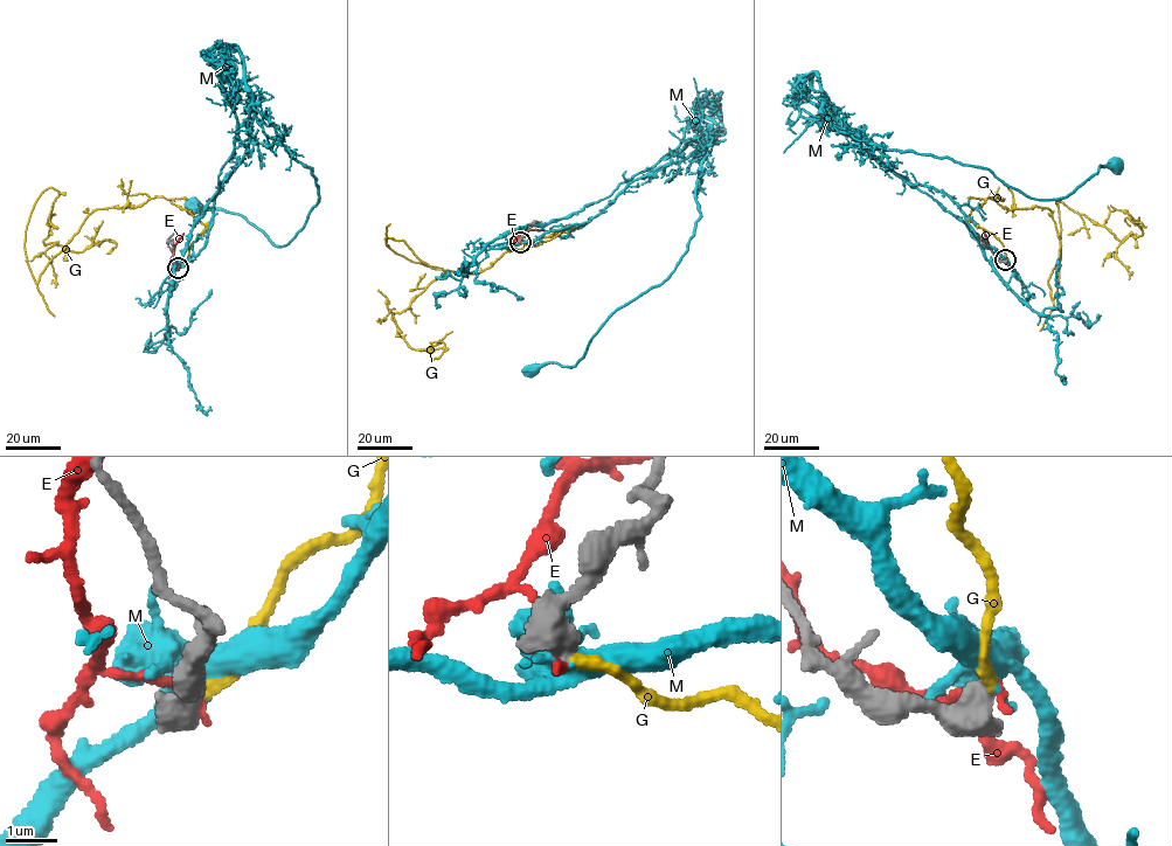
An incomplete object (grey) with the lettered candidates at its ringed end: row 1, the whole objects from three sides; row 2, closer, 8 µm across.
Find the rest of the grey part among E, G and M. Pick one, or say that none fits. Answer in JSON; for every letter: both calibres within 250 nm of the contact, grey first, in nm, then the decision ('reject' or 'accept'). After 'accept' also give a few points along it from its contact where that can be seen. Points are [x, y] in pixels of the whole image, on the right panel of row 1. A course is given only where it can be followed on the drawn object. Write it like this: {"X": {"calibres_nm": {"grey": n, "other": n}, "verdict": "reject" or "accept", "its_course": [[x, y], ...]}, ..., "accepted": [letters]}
{"E": {"calibres_nm": {"grey": 400, "other": 160}, "verdict": "reject"}, "G": {"calibres_nm": {"grey": 400, "other": 220}, "verdict": "accept", "its_course": [[1005, 261], [969, 216], [989, 196], [1052, 210], [1052, 298], [1056, 199], [1121, 241], [1145, 228]]}, "M": {"calibres_nm": {"grey": 400, "other": 360}, "verdict": "reject"}, "accepted": ["G"]}

